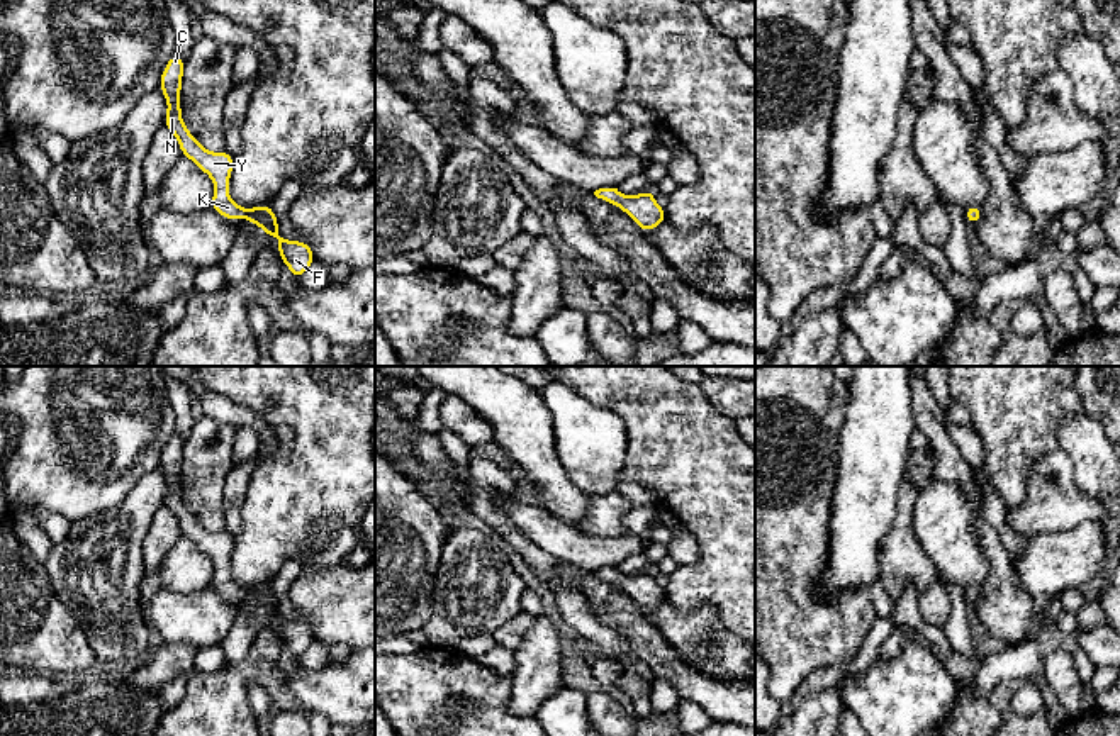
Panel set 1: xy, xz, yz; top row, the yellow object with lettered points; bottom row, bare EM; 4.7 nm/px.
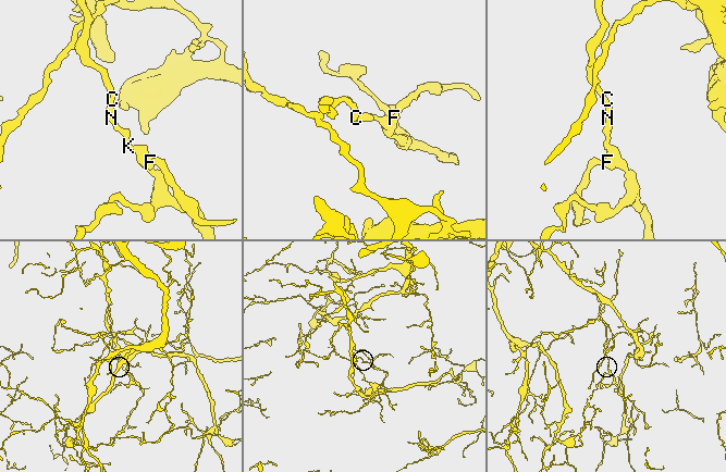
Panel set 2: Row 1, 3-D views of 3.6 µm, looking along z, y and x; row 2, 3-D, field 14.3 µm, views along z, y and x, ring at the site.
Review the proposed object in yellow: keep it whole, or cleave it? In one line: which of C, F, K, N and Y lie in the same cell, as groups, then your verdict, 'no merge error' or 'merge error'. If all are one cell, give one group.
groups C F K N Y; no merge error

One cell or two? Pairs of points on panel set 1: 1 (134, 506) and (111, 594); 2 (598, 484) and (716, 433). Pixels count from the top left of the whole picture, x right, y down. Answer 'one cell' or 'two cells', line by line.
1: one cell
2: two cells

